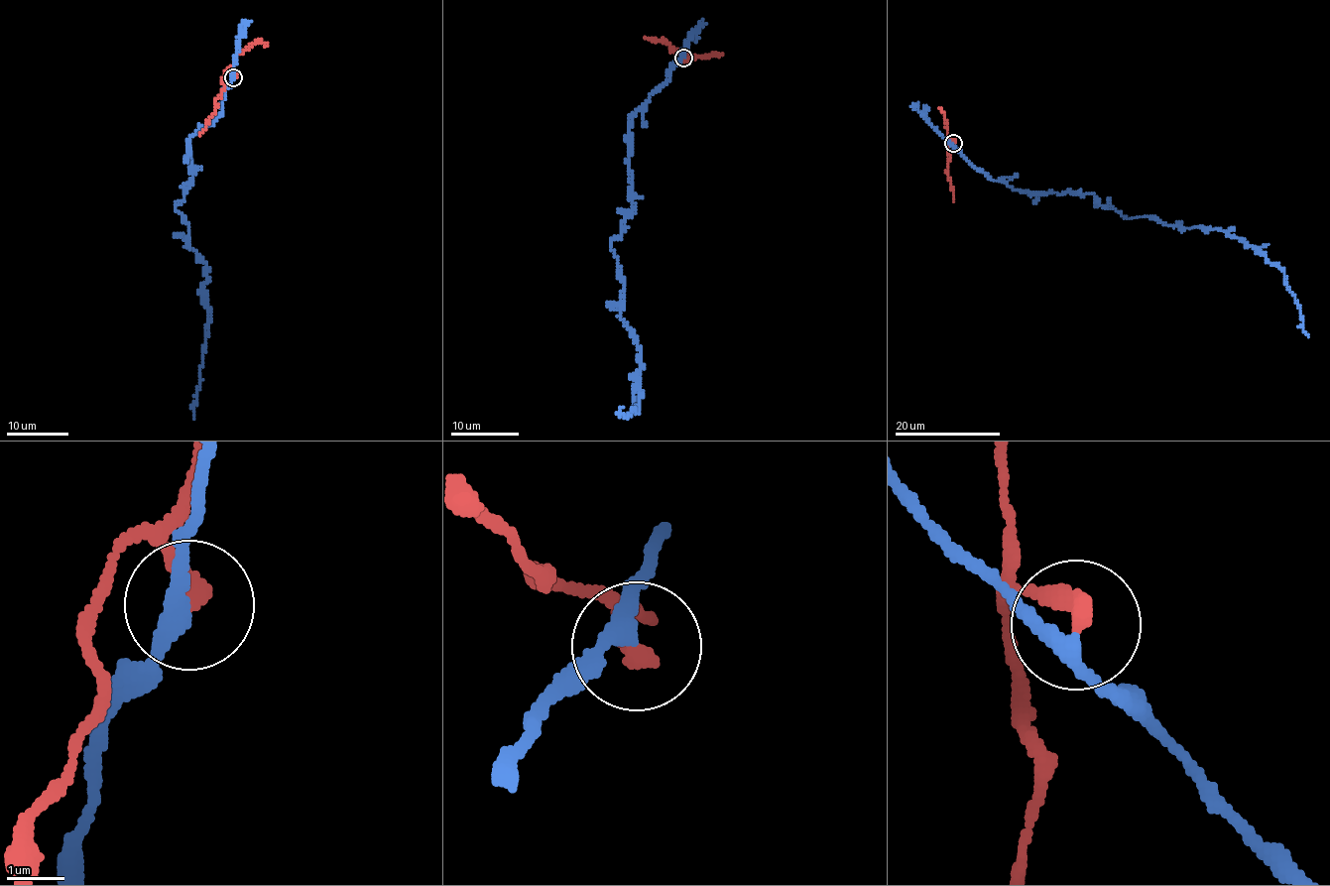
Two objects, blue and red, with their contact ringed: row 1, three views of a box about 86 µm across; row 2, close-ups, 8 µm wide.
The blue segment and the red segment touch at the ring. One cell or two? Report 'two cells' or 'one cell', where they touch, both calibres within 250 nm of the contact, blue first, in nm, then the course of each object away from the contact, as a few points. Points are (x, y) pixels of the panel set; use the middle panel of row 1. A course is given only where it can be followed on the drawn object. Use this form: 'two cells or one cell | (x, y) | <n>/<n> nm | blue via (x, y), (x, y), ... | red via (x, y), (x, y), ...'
two cells | (683, 58) | 280/380 nm | blue via (683, 58), (629, 118), (633, 209), (611, 251), (641, 372), (636, 411), (620, 415) | red via (683, 58), (662, 39), (646, 37)

